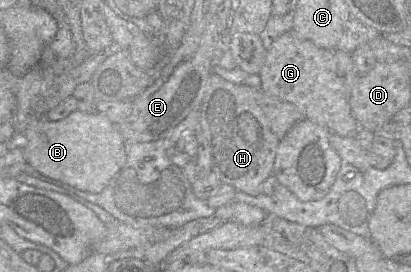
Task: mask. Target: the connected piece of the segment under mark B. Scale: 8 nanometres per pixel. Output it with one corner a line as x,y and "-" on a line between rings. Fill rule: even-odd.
76,110
59,121
32,121
24,134
24,157
41,173
90,193
100,193
124,166
126,142
107,115

